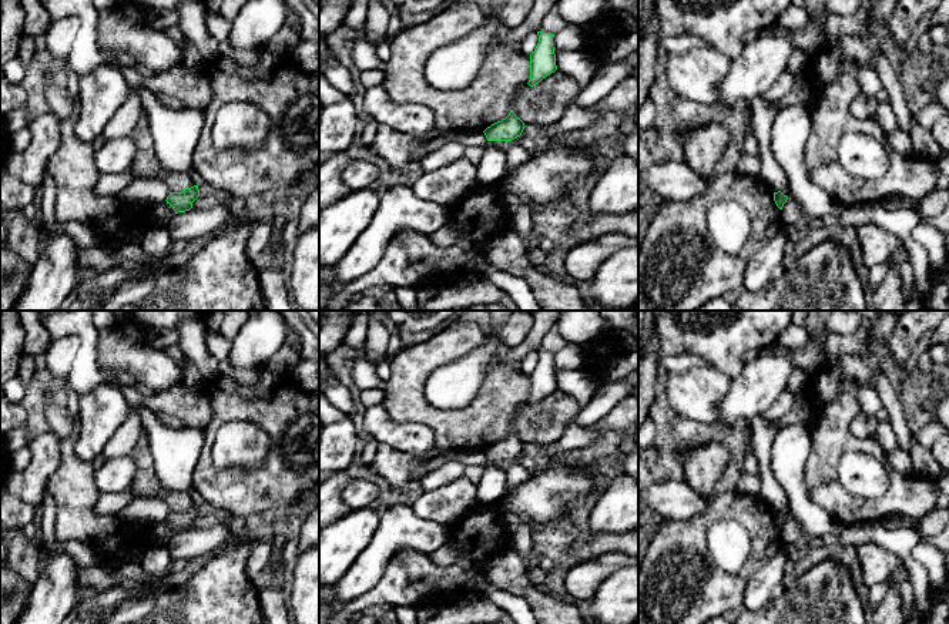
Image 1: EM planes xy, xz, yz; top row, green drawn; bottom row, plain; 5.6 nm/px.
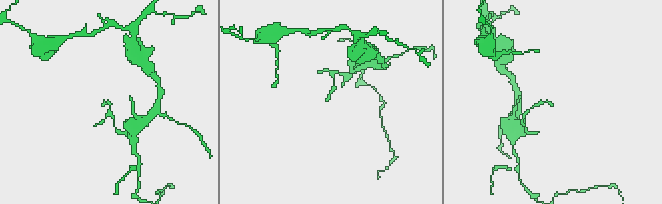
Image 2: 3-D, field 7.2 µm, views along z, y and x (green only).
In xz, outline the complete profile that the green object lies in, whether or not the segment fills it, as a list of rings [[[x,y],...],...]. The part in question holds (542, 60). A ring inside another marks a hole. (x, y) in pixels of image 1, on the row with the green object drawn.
[[[537,31],[539,43],[530,54],[530,80],[529,85],[539,84],[543,78],[557,70],[556,54],[553,47],[554,34]]]

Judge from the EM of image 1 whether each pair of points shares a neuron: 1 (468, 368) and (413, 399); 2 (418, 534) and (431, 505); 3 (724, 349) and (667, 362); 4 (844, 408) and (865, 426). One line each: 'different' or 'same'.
1: different
2: different
3: different
4: different

